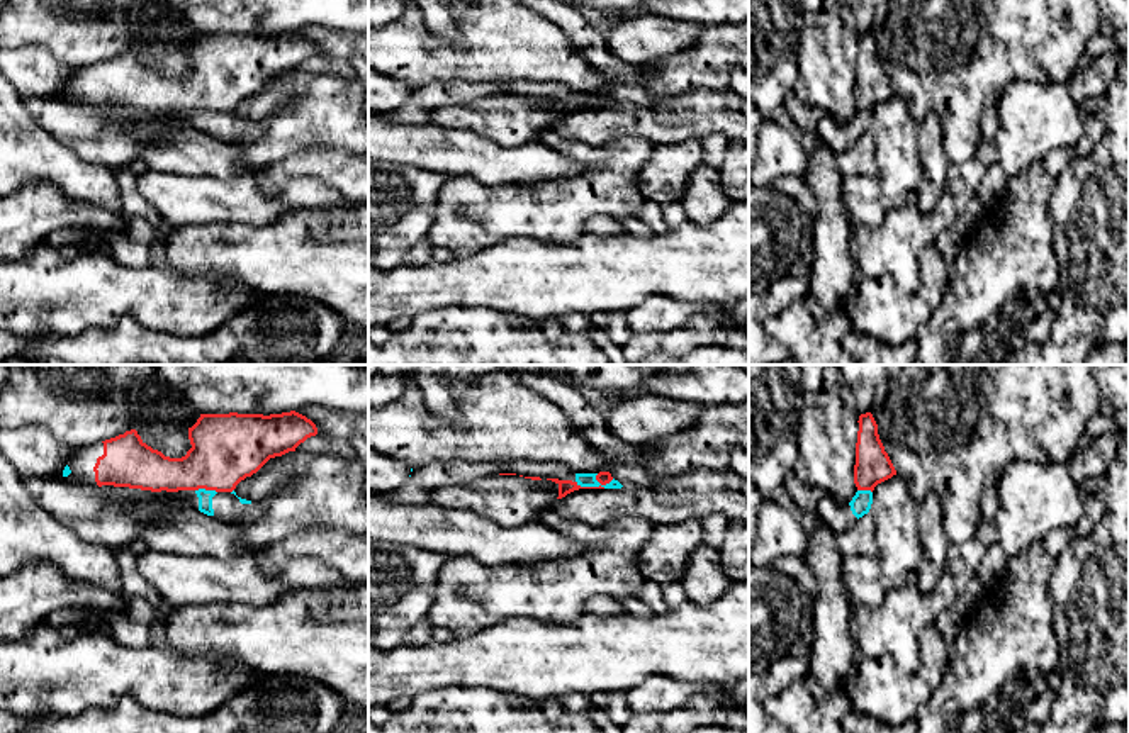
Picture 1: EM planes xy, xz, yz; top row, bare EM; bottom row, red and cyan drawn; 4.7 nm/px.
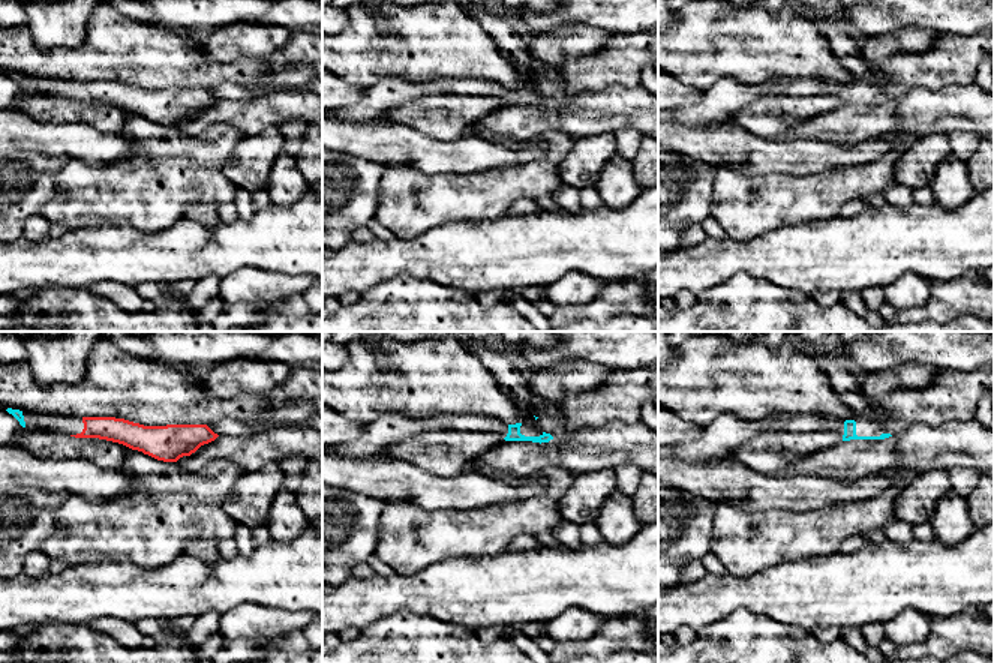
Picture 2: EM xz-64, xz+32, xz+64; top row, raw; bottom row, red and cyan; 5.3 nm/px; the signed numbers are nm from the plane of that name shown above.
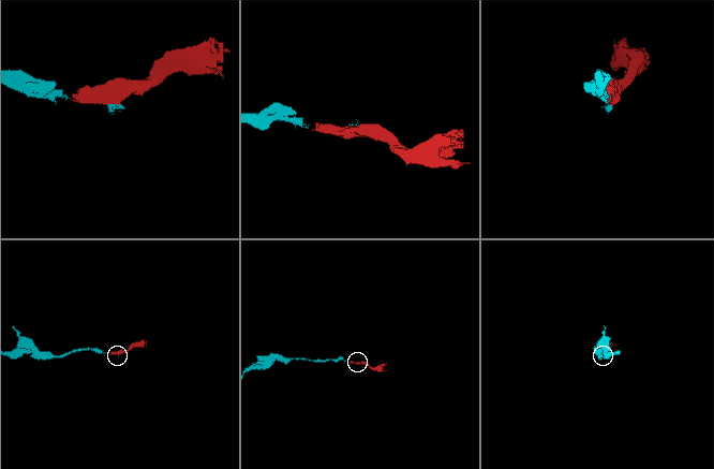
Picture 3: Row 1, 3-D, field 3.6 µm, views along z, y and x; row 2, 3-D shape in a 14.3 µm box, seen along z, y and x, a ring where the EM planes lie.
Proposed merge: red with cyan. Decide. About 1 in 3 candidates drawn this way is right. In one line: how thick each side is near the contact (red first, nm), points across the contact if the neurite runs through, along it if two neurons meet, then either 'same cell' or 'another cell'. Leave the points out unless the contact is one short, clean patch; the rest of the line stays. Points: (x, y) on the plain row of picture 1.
70/60 nm | same cell

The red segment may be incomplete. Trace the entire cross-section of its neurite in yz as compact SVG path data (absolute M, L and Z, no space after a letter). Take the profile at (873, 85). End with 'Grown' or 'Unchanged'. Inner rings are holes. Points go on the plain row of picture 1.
M861 34L857 42L859 51L854 85L854 104L857 112L849 126L852 134L859 139L871 129L874 107L896 95L896 90L879 59L878 44L873 34Z. Grown

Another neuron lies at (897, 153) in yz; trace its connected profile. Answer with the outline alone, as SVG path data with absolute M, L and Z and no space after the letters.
M900 95L878 104L869 134L874 141L876 180L886 209L898 209L922 182L917 120Z

